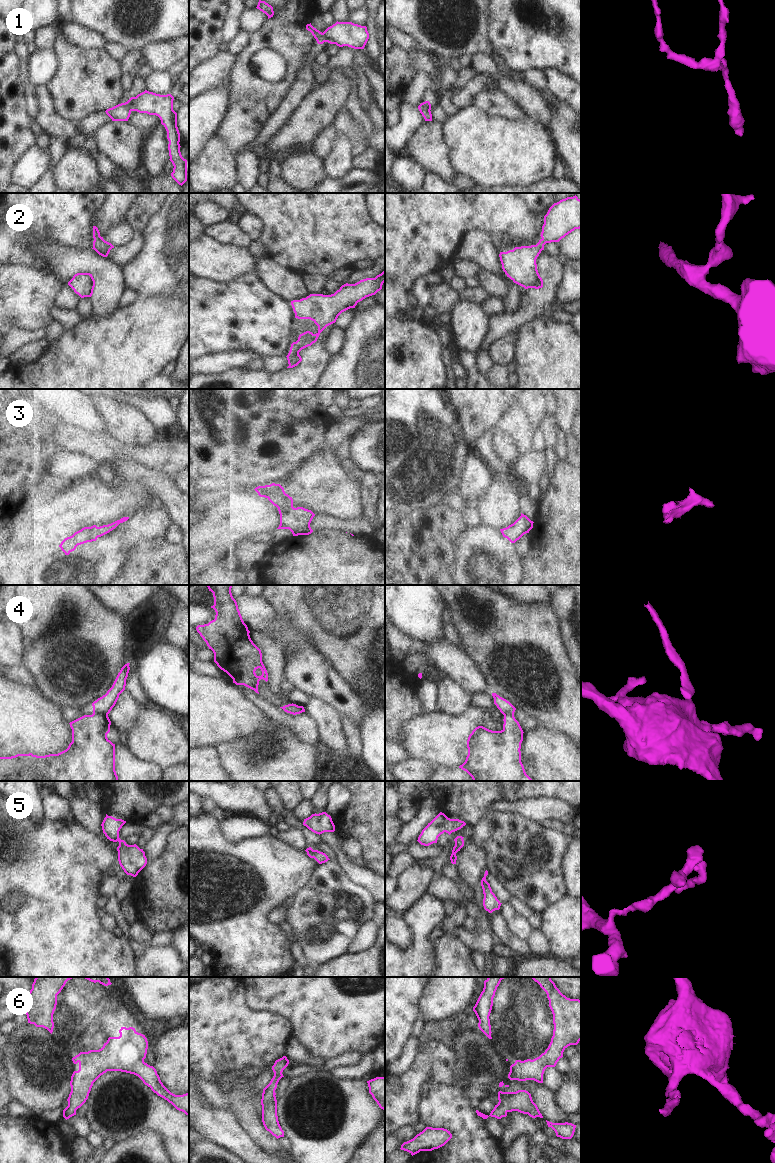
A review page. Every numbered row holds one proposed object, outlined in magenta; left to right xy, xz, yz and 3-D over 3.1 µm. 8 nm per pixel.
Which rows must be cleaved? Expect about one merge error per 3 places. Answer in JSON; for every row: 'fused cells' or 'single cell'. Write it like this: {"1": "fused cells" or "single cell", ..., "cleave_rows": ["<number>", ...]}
{"1": "single cell", "2": "single cell", "3": "single cell", "4": "fused cells", "5": "single cell", "6": "single cell", "cleave_rows": ["4"]}

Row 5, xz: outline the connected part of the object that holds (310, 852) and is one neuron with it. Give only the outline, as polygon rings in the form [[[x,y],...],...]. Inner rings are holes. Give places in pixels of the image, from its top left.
[[[311,847],[307,848],[305,851],[310,858],[314,858],[319,864],[325,863],[330,860],[325,853],[318,850],[313,850]]]

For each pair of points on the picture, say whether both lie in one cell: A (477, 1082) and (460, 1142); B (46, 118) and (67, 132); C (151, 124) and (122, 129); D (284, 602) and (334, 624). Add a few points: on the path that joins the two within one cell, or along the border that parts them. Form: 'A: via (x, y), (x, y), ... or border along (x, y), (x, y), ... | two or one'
A: border along (467, 1090), (470, 1094) | two
B: via (51, 121), (62, 128) | one
C: border along (128, 120), (147, 132) | two
D: via (296, 602), (312, 602), (322, 612) | one

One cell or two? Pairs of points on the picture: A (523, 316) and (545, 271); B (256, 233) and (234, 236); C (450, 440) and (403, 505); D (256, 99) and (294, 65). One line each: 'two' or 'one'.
A: one
B: two
C: one
D: one

